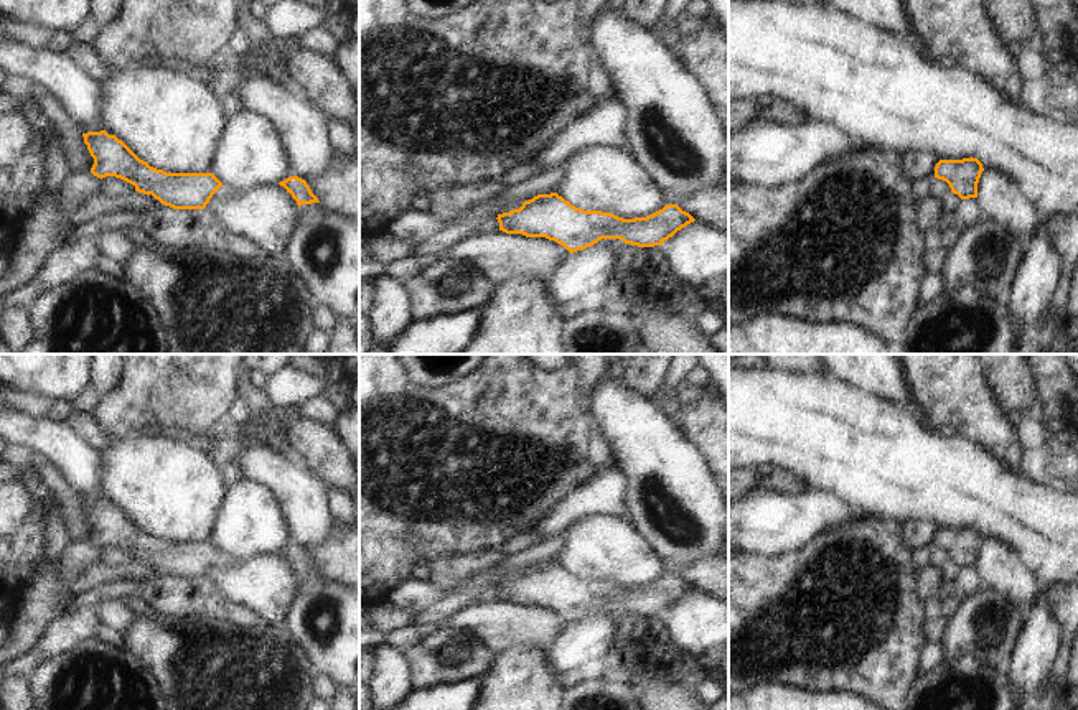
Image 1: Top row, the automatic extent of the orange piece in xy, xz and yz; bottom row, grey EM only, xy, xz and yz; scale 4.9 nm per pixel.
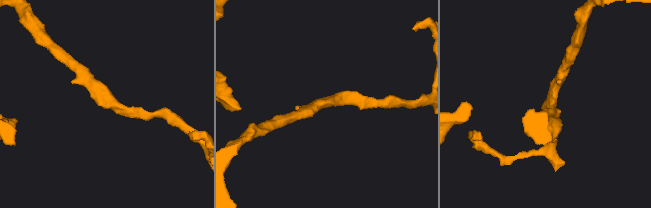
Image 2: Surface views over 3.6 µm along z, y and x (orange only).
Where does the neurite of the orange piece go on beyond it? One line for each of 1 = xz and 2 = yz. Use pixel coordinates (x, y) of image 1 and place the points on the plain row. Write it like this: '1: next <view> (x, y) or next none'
1: next none
2: next none

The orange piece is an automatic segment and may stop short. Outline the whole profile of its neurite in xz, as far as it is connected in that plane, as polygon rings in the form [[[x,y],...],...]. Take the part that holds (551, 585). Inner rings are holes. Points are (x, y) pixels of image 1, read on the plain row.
[[[557,562],[537,563],[519,578],[498,583],[499,600],[526,606],[546,606],[564,614],[570,623],[584,619],[602,608],[620,608],[638,616],[663,614],[677,600],[696,588],[677,573],[635,588],[612,582],[584,580]]]

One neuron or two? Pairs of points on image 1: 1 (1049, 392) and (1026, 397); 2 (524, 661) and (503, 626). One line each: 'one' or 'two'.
1: two
2: two

